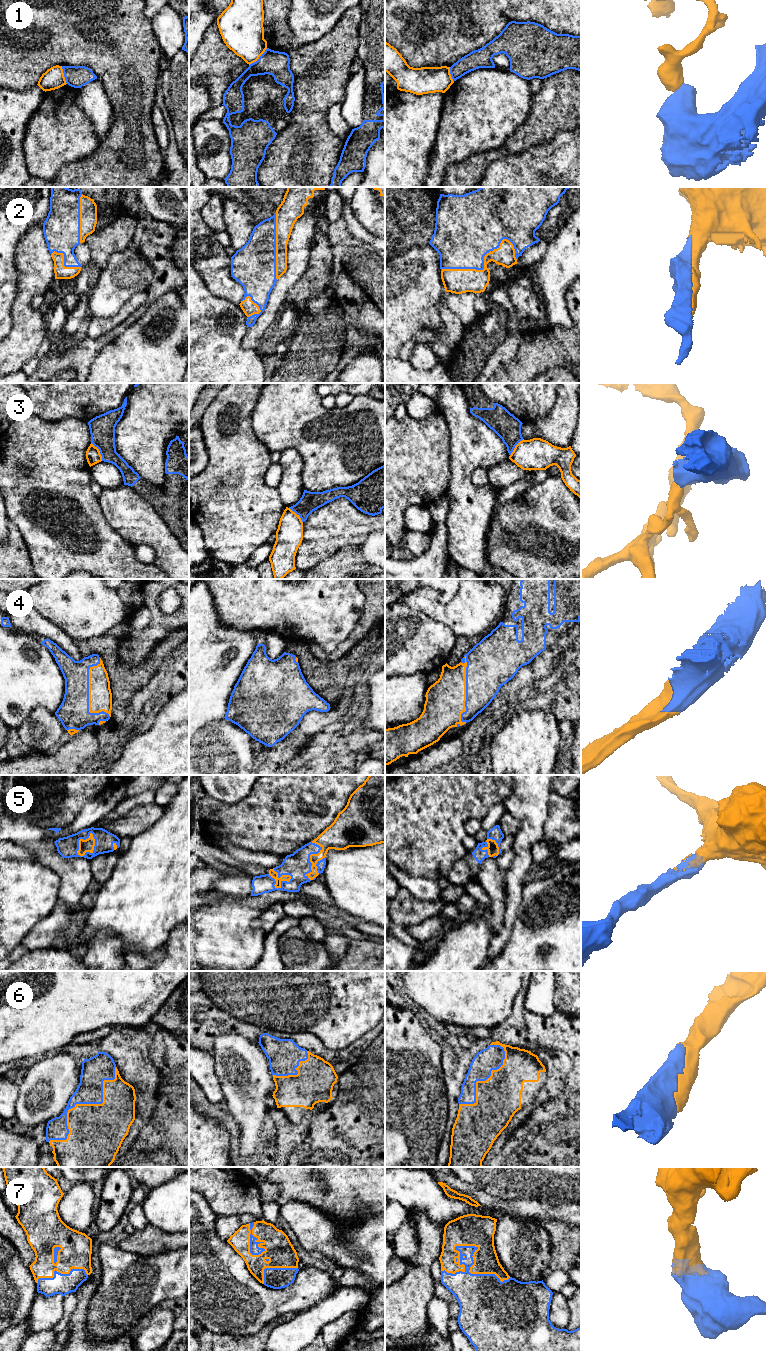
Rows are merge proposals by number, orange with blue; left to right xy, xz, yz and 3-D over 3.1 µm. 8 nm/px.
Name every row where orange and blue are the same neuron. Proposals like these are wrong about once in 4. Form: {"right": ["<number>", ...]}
{"right": ["2", "4", "5", "6", "7"]}

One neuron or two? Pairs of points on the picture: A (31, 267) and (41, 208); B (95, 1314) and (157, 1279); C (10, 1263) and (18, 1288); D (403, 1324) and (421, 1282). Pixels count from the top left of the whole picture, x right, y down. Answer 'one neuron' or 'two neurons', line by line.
A: two neurons
B: one neuron
C: one neuron
D: one neuron

